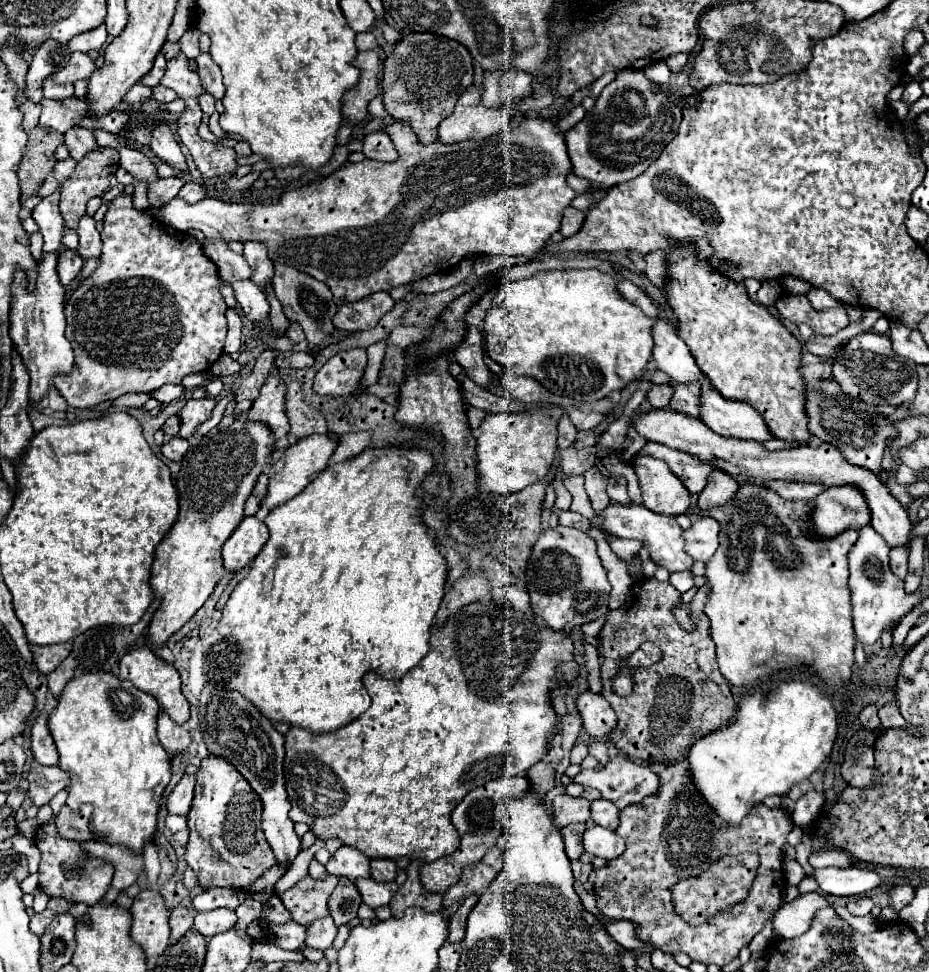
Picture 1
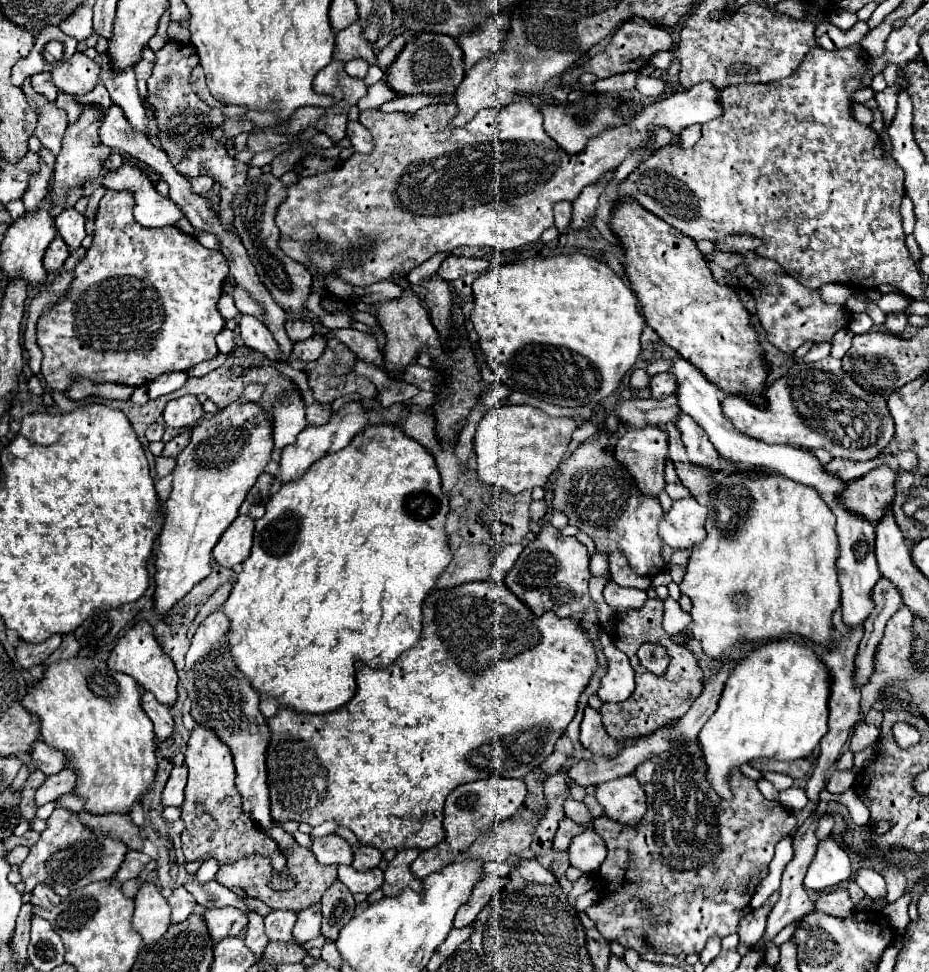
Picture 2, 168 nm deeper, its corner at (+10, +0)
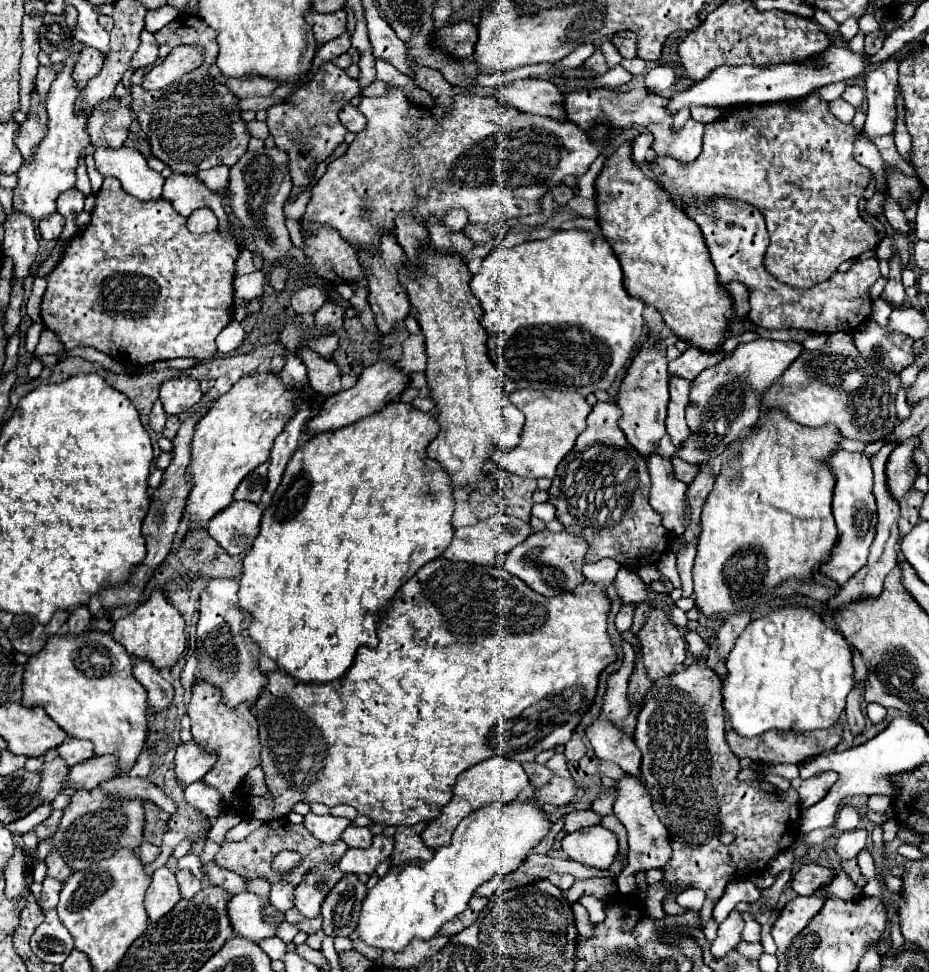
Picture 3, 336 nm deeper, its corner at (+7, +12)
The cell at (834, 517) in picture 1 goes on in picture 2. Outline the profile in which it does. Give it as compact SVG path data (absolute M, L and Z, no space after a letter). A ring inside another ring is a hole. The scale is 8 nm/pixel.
M882 465L864 477L846 483L844 491L838 493L838 503L842 503L850 513L874 523L884 515L884 509L894 499L894 481L896 471Z

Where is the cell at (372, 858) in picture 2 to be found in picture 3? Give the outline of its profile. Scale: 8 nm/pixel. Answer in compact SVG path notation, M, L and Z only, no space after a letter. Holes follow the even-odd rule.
M349 825L349 827L341 833L341 839L343 839L349 847L361 847L361 849L365 849L365 847L371 845L373 835L371 835L369 827L355 827L355 825Z

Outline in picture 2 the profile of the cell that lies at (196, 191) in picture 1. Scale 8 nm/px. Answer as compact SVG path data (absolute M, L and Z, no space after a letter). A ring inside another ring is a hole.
M192 177L190 185L192 185L192 193L204 195L214 187L214 179L210 179L210 177Z

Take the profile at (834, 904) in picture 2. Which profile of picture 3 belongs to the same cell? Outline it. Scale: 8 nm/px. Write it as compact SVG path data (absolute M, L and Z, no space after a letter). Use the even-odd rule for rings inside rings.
M807 863L807 865L801 865L797 869L797 873L793 875L791 889L797 895L813 895L813 891L817 887L821 887L821 883L827 883L833 877L835 875L831 873L831 869L821 867L821 865L815 865L815 863Z

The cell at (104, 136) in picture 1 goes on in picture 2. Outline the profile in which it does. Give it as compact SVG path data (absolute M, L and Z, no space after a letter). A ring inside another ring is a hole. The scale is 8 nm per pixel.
M60 93L58 99L56 99L56 103L60 105L60 109L64 109L64 111L68 113L68 123L70 123L70 125L78 121L80 111L82 111L82 107L80 107L82 103L78 103L74 95L70 95L70 93Z

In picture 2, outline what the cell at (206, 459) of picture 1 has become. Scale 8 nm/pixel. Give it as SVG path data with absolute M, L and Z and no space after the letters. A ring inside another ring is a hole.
M232 403L226 409L220 409L218 415L200 421L190 437L190 443L176 457L176 467L172 471L172 491L166 501L166 519L162 525L162 533L158 537L156 547L156 593L154 593L154 609L162 617L166 615L174 603L184 599L204 577L210 575L212 549L222 537L222 533L232 525L238 517L238 507L242 505L246 493L256 483L256 477L264 471L264 467L272 459L272 421L256 403Z

